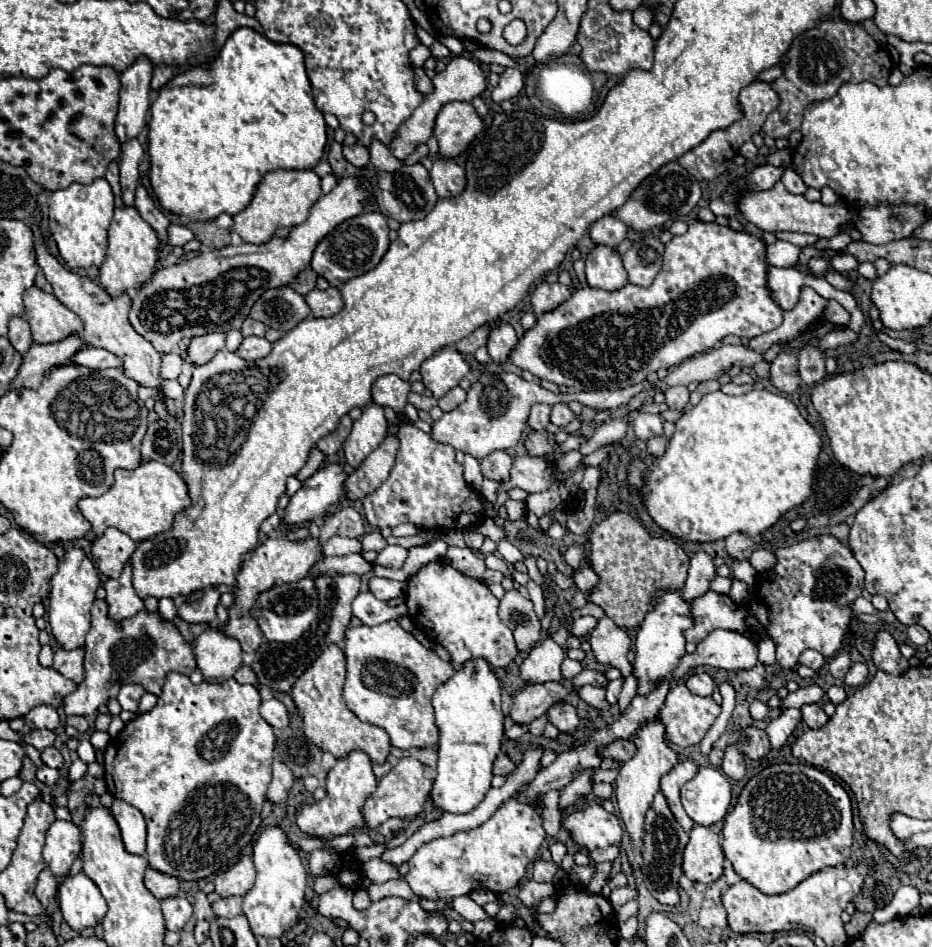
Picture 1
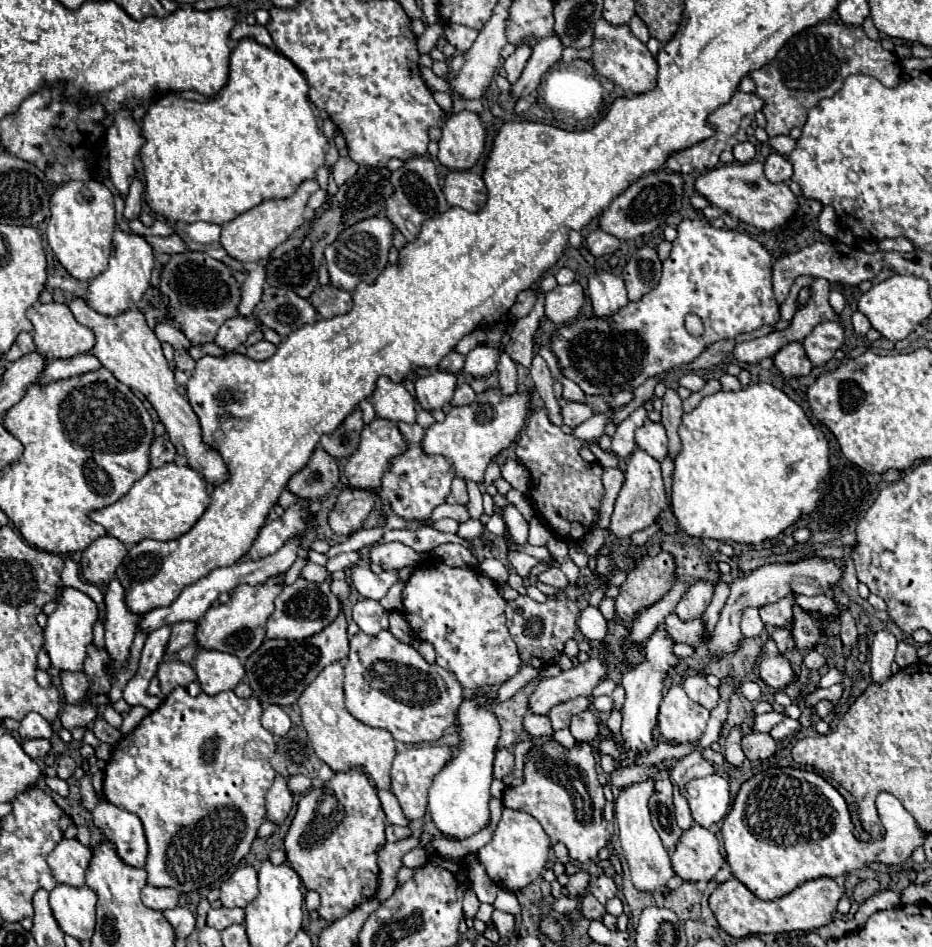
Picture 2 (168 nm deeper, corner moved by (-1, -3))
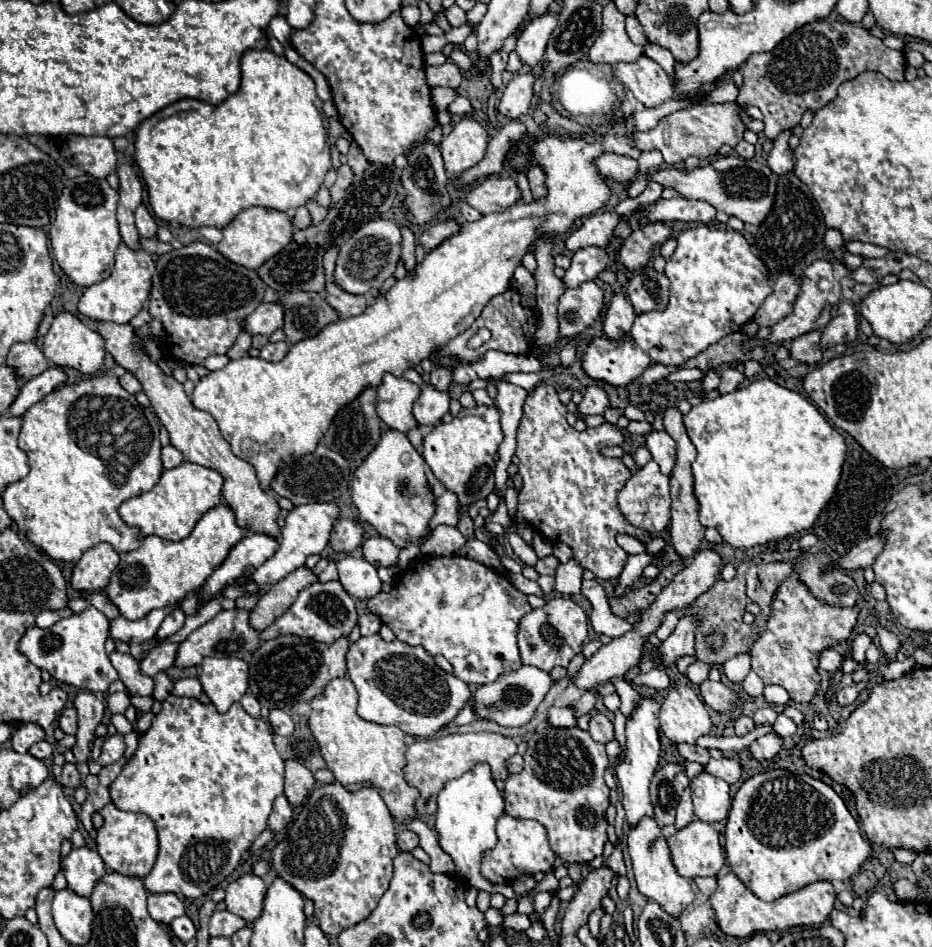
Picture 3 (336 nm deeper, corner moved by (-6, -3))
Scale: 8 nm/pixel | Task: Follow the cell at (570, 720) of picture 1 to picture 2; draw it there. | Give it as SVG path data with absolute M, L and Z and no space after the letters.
M582 711L570 719L570 733L576 741L592 743L598 737L598 721L590 711Z

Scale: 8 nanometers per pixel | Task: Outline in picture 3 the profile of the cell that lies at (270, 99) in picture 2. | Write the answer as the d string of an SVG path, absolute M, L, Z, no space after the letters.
M263 49L263 51L245 51L243 59L241 59L241 71L243 71L243 79L241 79L241 87L235 95L227 97L219 107L213 107L209 113L201 113L201 111L183 111L183 113L175 113L171 117L159 117L153 115L149 119L145 119L137 131L135 131L135 163L141 169L141 175L145 179L145 185L149 189L149 205L153 209L153 213L163 219L163 221L177 221L179 225L191 227L191 229L199 229L203 225L209 227L219 227L223 229L225 225L229 225L239 211L253 207L253 205L261 205L267 209L277 209L277 211L291 211L297 209L301 205L305 205L309 199L313 199L317 195L317 191L323 187L325 175L331 169L331 153L329 153L329 141L327 141L327 129L319 111L319 97L315 93L315 83L313 79L301 71L297 65L289 63L285 57L275 55L271 49Z

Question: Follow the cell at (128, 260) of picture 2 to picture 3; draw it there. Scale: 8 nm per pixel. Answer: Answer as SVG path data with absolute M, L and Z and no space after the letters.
M121 243L115 253L113 273L107 279L87 287L85 293L81 295L77 303L79 315L83 315L87 321L93 321L93 323L95 321L111 321L117 325L129 323L143 309L149 297L153 271L155 271L155 261L147 251L133 251L125 243Z

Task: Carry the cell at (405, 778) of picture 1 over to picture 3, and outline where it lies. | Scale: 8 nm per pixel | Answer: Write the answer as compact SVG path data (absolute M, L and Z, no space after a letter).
M453 733L445 737L429 737L429 739L415 741L407 749L405 777L421 793L417 801L417 815L425 815L425 813L433 815L437 811L437 795L443 789L443 785L455 777L461 777L477 763L487 763L491 767L493 779L505 781L509 775L507 761L515 753L517 753L515 739L499 735L499 733Z

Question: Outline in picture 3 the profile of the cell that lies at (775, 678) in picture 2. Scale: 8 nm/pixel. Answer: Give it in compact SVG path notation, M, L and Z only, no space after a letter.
M791 573L791 577L787 577L775 591L775 601L771 603L771 615L767 619L767 629L759 635L759 639L753 643L749 655L751 655L751 669L763 679L763 683L773 683L773 685L781 685L783 689L787 689L791 701L795 703L809 703L821 683L819 677L819 655L821 651L845 643L849 641L853 627L857 625L857 615L859 615L859 607L831 607L821 603L819 599L815 599L809 589L795 577L795 573Z

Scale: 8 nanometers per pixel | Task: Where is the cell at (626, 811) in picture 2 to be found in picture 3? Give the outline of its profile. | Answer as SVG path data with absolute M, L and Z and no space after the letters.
M645 817L635 829L629 829L627 843L629 843L629 855L633 861L633 873L635 873L635 881L637 881L639 891L645 897L657 901L665 913L679 917L681 911L693 903L695 895L691 891L689 881L675 871L667 841L665 841L657 821L653 817Z

